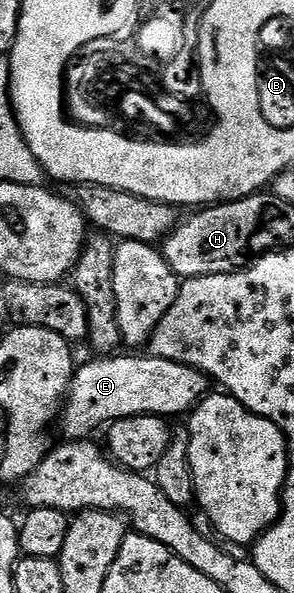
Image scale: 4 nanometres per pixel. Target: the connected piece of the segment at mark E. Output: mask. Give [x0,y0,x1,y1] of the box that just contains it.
[58,356,210,440]

